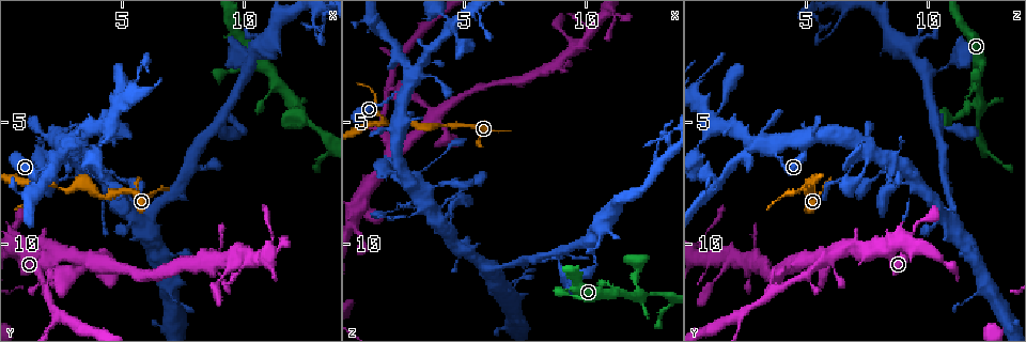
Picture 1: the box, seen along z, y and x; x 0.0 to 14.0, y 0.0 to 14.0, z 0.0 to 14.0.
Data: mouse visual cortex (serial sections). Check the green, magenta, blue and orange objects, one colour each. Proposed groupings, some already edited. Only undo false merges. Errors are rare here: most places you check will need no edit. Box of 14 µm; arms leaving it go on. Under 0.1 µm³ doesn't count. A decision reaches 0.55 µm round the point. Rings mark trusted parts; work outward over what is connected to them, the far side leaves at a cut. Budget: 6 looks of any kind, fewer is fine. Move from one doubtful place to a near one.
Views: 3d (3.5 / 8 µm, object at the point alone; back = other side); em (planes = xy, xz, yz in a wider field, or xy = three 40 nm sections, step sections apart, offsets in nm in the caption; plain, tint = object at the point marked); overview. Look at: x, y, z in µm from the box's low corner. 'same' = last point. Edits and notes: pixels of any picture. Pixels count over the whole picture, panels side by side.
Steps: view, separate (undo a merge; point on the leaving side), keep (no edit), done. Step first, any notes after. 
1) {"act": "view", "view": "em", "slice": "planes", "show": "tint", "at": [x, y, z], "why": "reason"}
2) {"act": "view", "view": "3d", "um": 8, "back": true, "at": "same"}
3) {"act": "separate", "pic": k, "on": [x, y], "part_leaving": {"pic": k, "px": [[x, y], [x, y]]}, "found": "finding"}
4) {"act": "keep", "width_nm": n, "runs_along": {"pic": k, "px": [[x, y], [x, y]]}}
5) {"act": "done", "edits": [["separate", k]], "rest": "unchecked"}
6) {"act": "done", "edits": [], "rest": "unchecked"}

{"act": "view", "view": "3d", "um": 3.5, "at": [2.0, 7.5, 5.0], "why": "thin neck"}

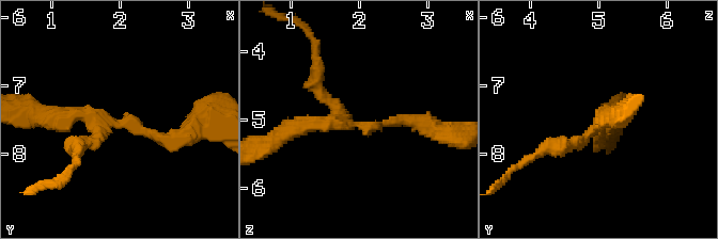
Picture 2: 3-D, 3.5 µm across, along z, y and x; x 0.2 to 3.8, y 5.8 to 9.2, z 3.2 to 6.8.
{"act": "view", "view": "em", "slice": "planes", "show": "tint", "at": [1.90, 7.55, 5.10]}

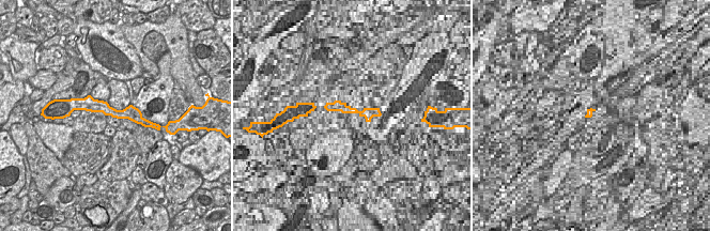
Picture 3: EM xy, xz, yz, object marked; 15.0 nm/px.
{"act": "keep", "runs_along": {"pic": 2, "px": [[181, 137], [99, 116], [43, 116]]}, "found": "continuous, no second cell"}

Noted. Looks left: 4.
{"act": "view", "view": "em", "slice": "xy", "step": 5, "show": "tint", "at": [2.8, 6.0, 3.6], "why": "narrows sharply"}

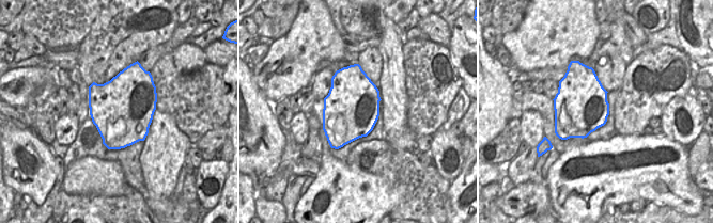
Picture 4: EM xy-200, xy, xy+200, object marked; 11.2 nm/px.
{"act": "view", "view": "3d", "um": 3.5, "at": "same"}

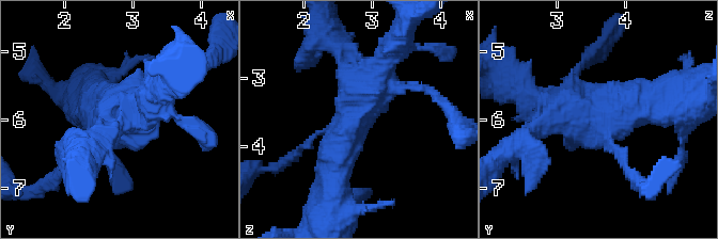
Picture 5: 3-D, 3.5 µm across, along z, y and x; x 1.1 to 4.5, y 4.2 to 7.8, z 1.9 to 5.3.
{"act": "keep", "runs_along": {"pic": 5, "px": [[323, 131], [353, 123], [395, 44]]}, "found": "one cell here"}

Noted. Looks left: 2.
{"act": "view", "view": "3d", "um": 3.5, "at": [2.8, 11.4, 4.0]}

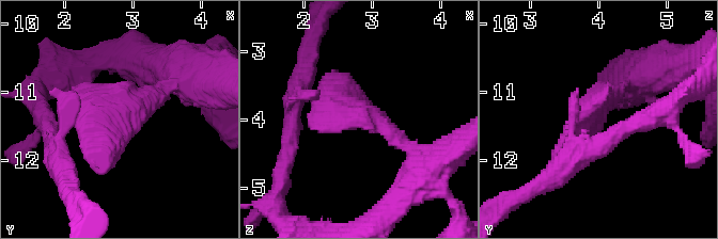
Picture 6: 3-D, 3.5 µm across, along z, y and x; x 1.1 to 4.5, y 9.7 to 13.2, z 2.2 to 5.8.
{"act": "view", "view": "em", "slice": "xy", "step": 1, "show": "tint", "at": [2.75, 11.30, 3.90]}

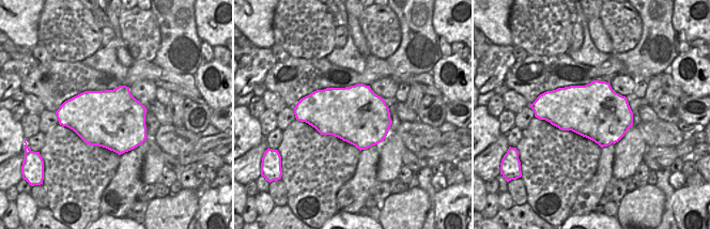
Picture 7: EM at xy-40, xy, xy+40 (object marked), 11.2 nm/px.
{"act": "keep", "runs_along": {"pic": 6, "px": [[411, 150], [365, 115], [297, 98]]}, "found": "one cell here"}

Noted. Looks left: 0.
{"act": "done", "edits": [], "rest": "unchecked"}

